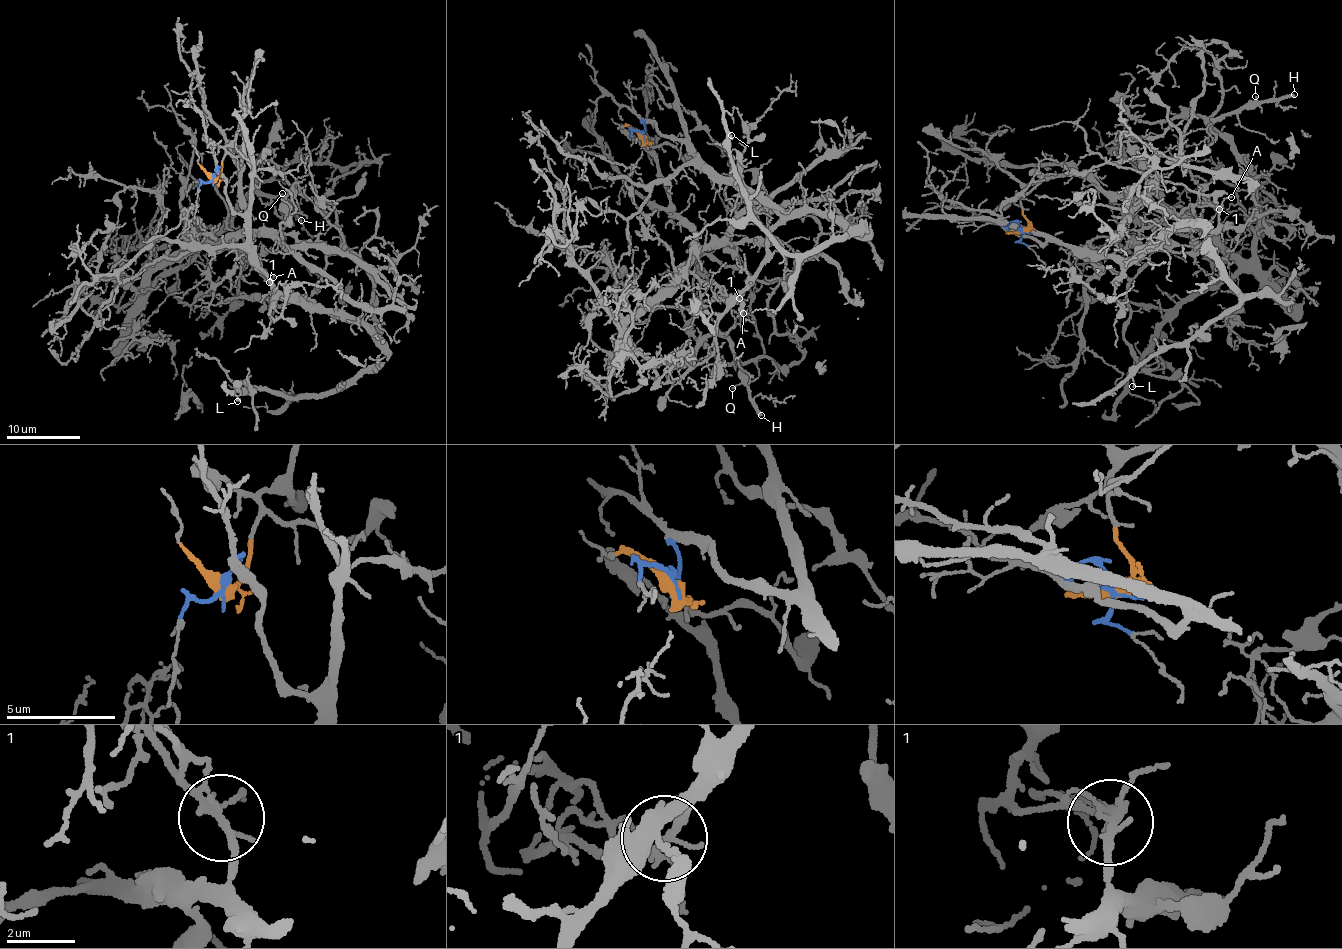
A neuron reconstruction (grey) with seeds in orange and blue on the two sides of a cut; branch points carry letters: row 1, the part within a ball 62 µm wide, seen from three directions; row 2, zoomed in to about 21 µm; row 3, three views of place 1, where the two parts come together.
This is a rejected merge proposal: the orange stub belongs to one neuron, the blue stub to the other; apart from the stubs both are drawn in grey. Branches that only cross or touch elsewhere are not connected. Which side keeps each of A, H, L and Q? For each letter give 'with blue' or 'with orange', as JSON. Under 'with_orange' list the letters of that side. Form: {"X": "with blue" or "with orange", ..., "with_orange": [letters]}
{"A": "with blue", "H": "with orange", "L": "with blue", "Q": "with orange", "with_orange": ["H", "Q"]}

